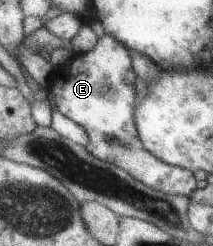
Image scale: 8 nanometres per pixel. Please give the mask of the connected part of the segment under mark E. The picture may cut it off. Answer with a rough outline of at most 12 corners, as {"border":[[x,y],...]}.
{"border":[[103,34],[52,68],[46,92],[91,156],[155,191],[193,173],[154,158],[133,124],[127,49]]}

